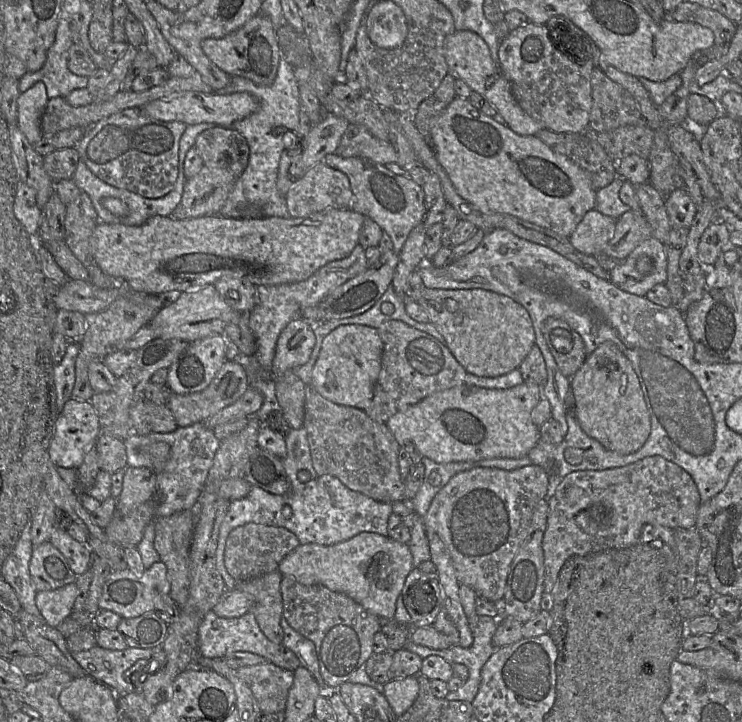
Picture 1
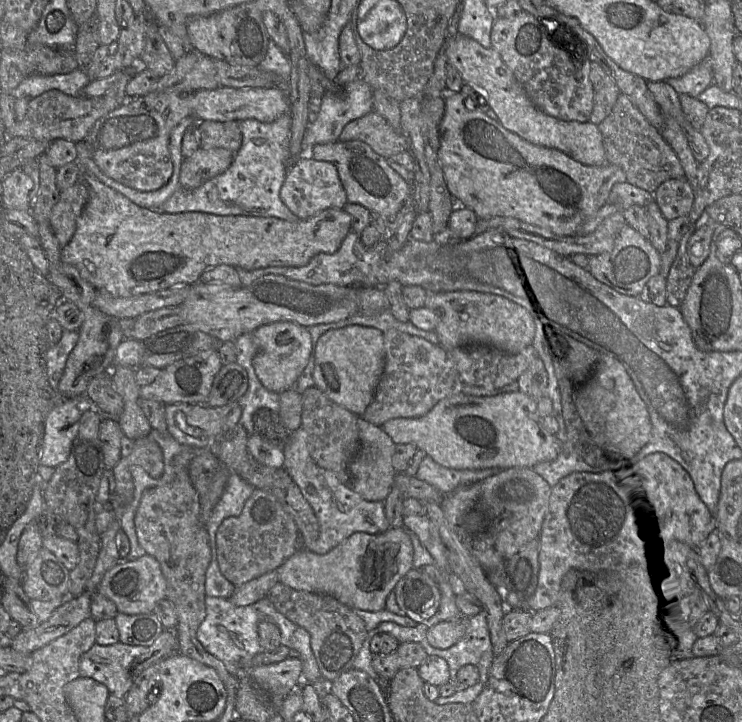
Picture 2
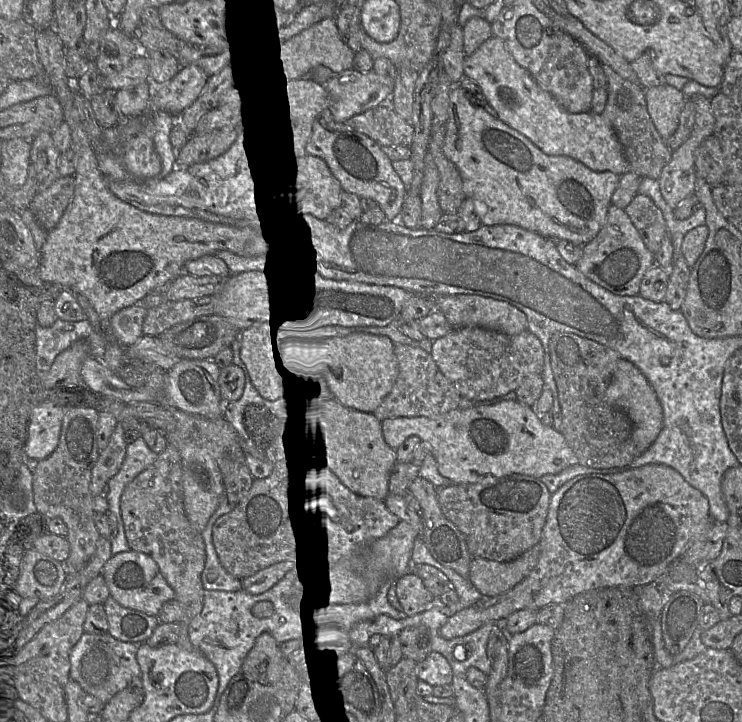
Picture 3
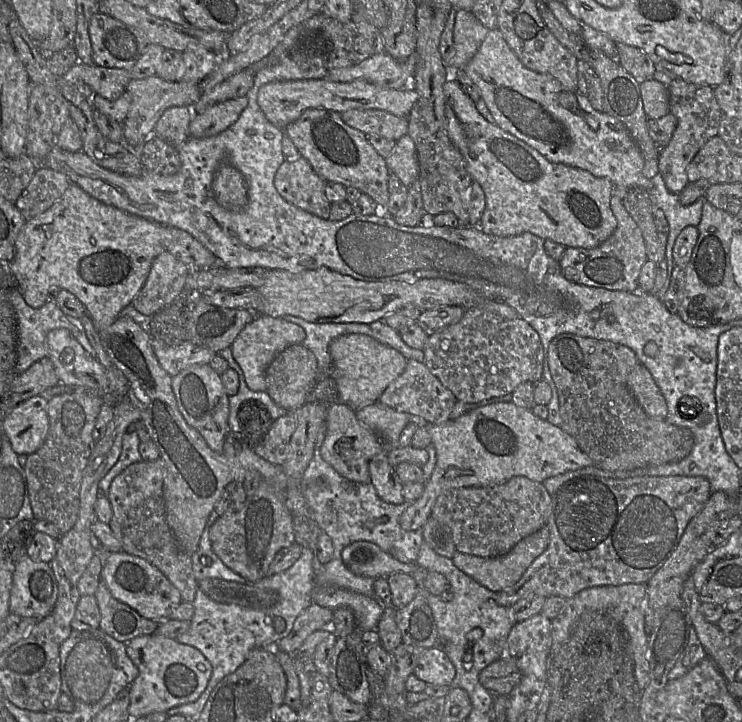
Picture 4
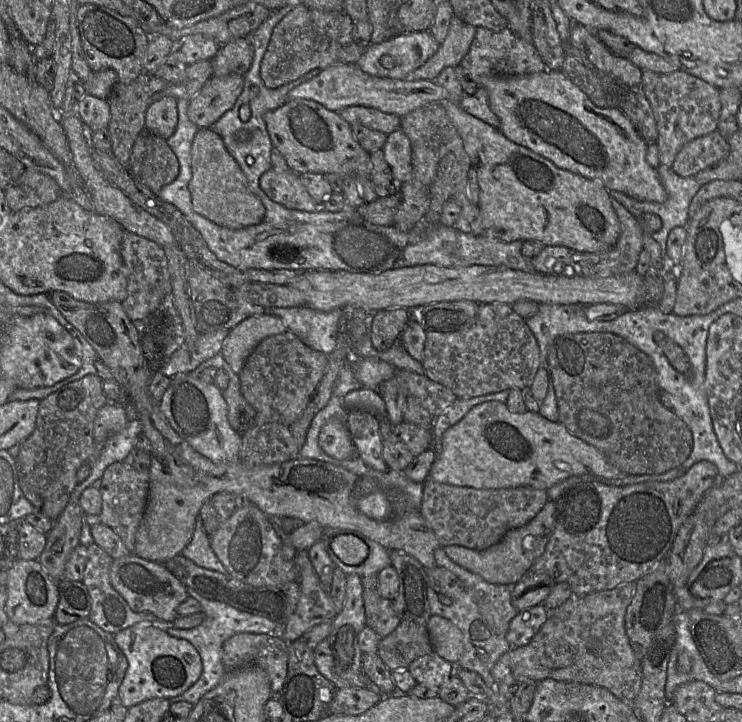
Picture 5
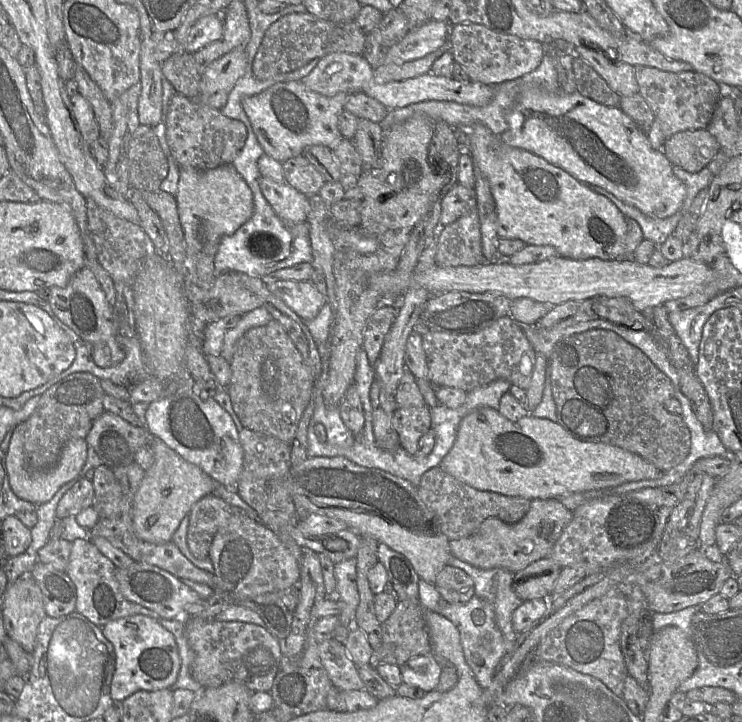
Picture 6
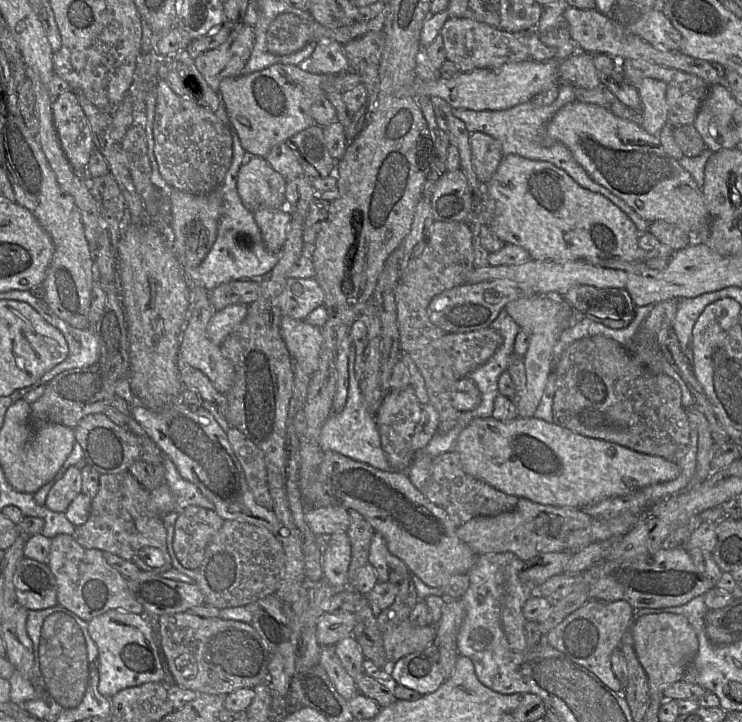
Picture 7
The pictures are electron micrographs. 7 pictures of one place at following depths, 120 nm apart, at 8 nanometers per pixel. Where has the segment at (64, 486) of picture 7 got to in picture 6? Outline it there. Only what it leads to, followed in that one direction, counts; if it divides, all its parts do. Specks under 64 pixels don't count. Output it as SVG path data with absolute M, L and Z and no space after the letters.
M93 470L86 473L66 491L56 508L56 517L63 519L68 516L76 516L82 510L92 506L94 487L92 484Z

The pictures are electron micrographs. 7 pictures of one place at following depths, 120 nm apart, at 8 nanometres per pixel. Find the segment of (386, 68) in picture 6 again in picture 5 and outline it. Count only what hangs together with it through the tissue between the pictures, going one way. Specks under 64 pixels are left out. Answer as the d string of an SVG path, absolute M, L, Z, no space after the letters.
M453 15L448 34L438 51L422 66L409 73L405 80L435 81L446 67L457 67L468 53L476 34L477 27L465 23Z

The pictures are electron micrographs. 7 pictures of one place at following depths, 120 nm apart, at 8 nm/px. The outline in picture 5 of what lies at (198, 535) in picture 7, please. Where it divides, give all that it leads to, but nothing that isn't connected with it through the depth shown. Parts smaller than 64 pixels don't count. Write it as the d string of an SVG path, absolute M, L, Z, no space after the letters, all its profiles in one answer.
M218 493L210 497L199 511L198 521L208 535L212 535L236 511L236 496Z

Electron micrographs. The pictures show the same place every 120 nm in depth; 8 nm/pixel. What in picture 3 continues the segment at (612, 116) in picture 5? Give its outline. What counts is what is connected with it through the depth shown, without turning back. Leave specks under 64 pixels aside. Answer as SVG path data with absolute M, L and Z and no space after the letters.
M492 35L463 61L464 76L473 80L481 89L497 118L508 127L526 137L540 151L549 156L568 156L596 172L610 171L623 175L629 171L623 148L610 123L600 114L592 111L572 114L563 109L556 99L539 87L531 74L512 57L504 42Z

